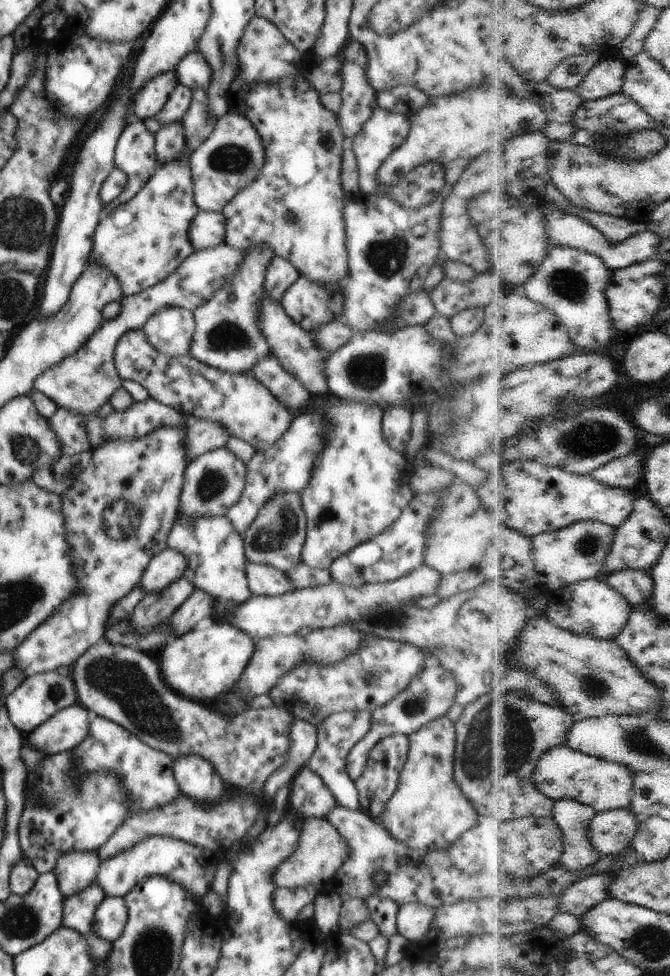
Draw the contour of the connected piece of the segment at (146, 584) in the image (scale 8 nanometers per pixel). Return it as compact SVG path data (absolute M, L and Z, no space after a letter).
M166 548L159 555L155 555L146 567L140 579L141 589L147 595L161 593L183 576L186 567L184 555L177 550Z

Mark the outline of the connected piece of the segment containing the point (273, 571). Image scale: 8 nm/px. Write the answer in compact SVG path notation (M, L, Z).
M248 561L245 571L254 595L278 596L295 589L291 587L286 573L273 566Z

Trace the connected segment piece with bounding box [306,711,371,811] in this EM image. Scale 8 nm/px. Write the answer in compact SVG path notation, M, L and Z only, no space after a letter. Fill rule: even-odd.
M342 711L330 715L323 720L317 728L317 747L311 754L310 760L306 766L318 774L320 778L326 783L326 786L332 791L336 797L337 804L341 807L363 811L359 799L359 792L356 788L355 782L348 776L346 765L347 756L352 747L366 736L371 725L371 714L368 711Z

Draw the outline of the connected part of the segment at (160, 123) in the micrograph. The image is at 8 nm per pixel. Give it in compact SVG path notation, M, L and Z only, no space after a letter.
M177 84L164 108L155 116L143 120L146 128L155 136L163 127L182 122L186 111L190 108L193 90L183 84Z

